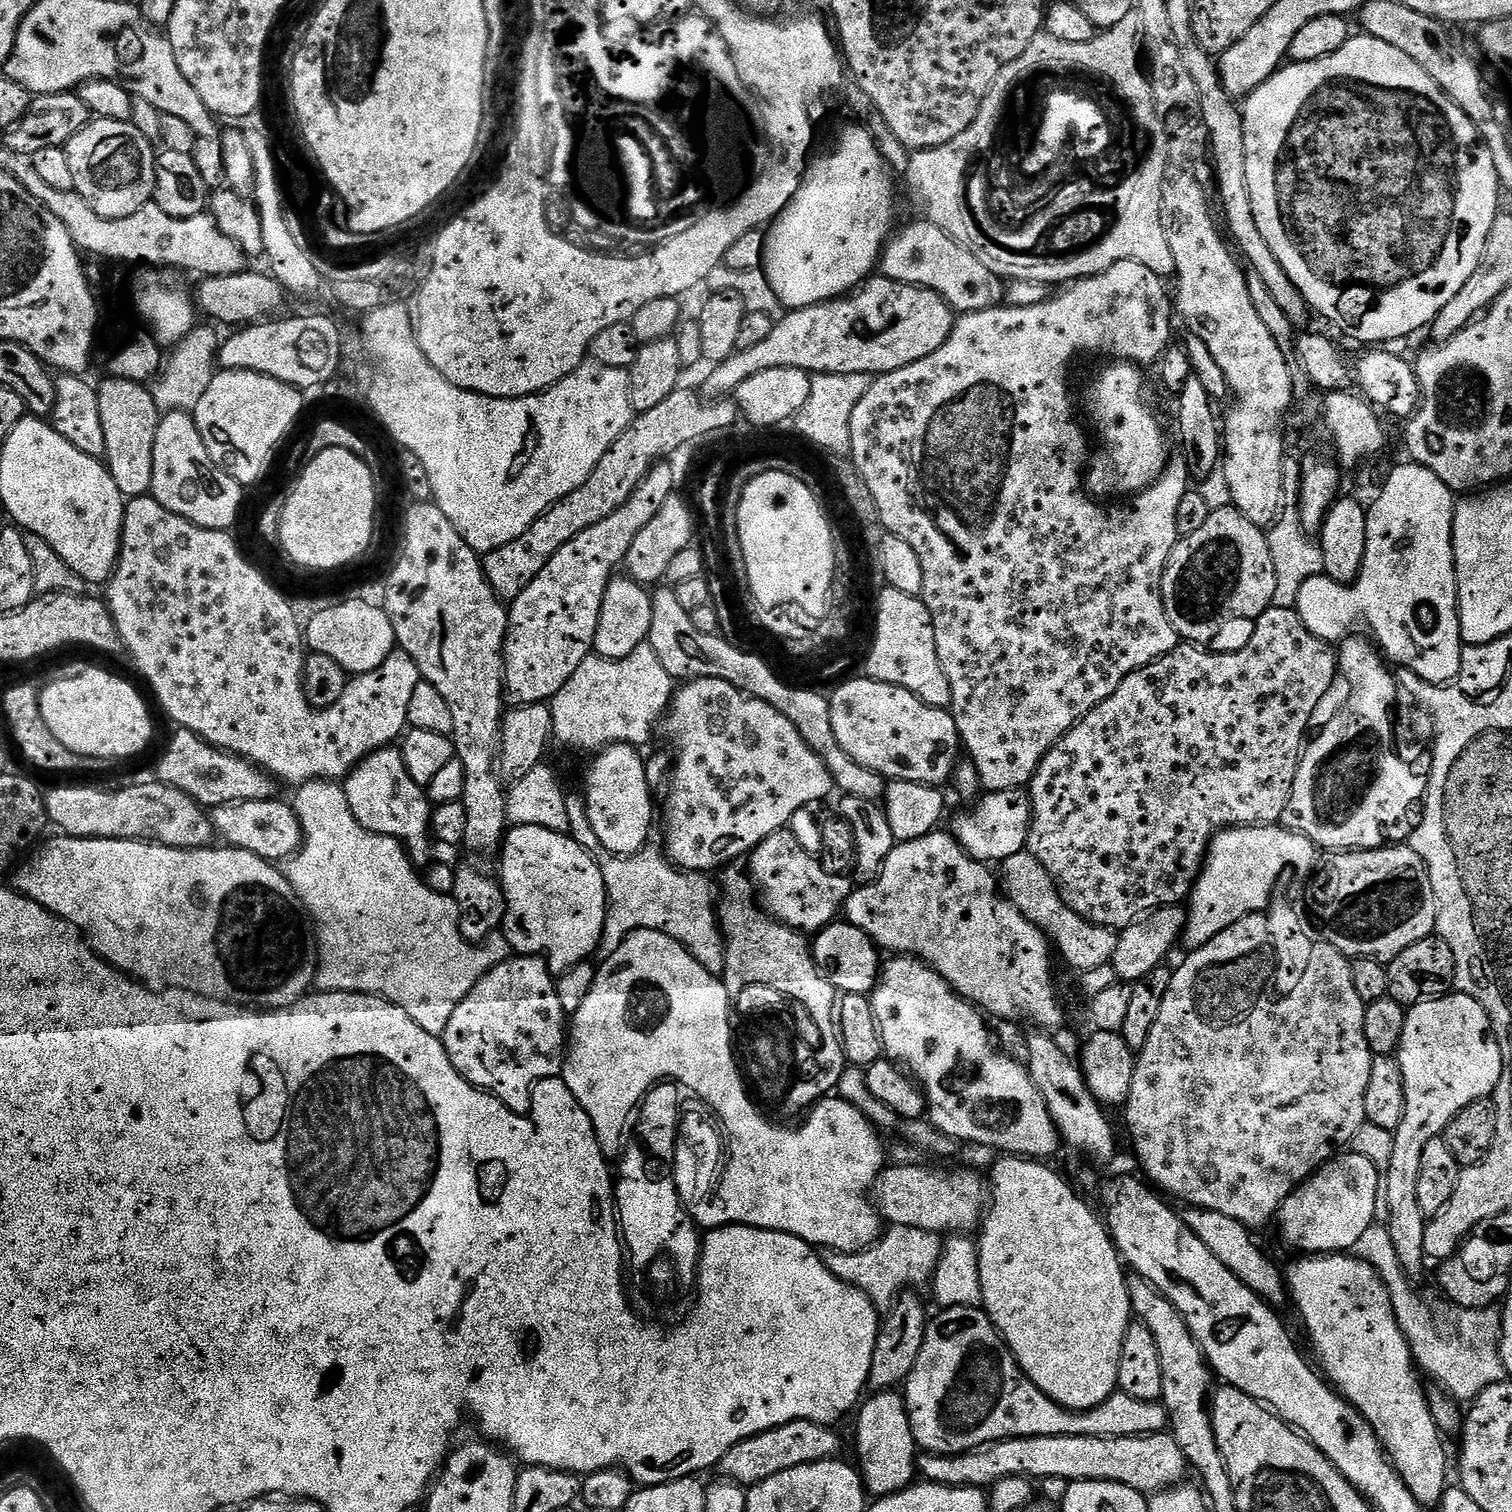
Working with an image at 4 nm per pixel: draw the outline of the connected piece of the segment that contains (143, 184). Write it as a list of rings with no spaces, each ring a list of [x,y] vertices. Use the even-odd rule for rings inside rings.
[[[93,119],[66,146],[70,158],[70,171],[74,174],[74,190],[93,210],[102,218],[126,218],[142,206],[146,206],[152,200],[152,191],[156,181],[156,157],[158,155],[153,141],[147,140],[142,134],[138,134],[128,120],[101,120]]]

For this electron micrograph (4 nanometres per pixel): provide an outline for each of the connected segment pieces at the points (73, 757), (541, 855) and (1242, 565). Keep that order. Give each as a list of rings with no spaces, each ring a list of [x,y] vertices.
[[[12,684],[4,692],[4,716],[8,719],[8,728],[12,731],[12,740],[20,747],[20,752],[36,768],[44,772],[108,772],[114,768],[113,761],[106,758],[94,758],[86,754],[74,754],[54,734],[42,718],[40,709],[40,688],[32,684]]]
[[[522,825],[520,827],[513,827],[510,832],[510,844],[511,840],[512,892],[510,888],[510,912],[513,917],[516,915],[516,920],[520,923],[520,932],[511,933],[510,936],[511,951],[521,956],[545,957],[549,968],[553,970],[567,970],[573,968],[576,964],[585,963],[591,957],[588,955],[592,951],[595,953],[599,949],[600,939],[604,936],[604,927],[606,926],[606,918],[608,917],[608,891],[606,890],[606,882],[602,878],[602,870],[596,865],[596,859],[581,844],[572,839],[571,835],[544,829],[542,826]]]
[[[1221,506],[1213,510],[1200,529],[1177,540],[1168,564],[1164,567],[1162,598],[1174,630],[1185,641],[1197,646],[1211,645],[1208,643],[1231,620],[1255,622],[1265,610],[1273,607],[1274,598],[1274,558],[1270,558],[1265,529],[1250,522],[1250,518],[1234,507]]]

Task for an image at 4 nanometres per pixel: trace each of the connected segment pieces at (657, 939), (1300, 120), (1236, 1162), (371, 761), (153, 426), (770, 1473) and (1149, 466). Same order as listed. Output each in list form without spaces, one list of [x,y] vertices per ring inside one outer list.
[[[640,928],[625,936],[614,954],[603,957],[604,965],[597,967],[586,1002],[571,1013],[562,1079],[570,1086],[574,1098],[578,1098],[582,1110],[586,1110],[602,1154],[610,1162],[619,1161],[626,1147],[624,1127],[627,1124],[629,1127],[638,1105],[657,1084],[688,1080],[692,1088],[704,1092],[720,1108],[720,1116],[728,1120],[728,1132],[732,1132],[732,1168],[728,1168],[728,1180],[720,1188],[720,1200],[716,1200],[713,1208],[704,1208],[695,1221],[701,1229],[747,1224],[749,1228],[788,1232],[817,1249],[860,1252],[869,1248],[882,1235],[882,1217],[869,1196],[886,1167],[881,1133],[862,1110],[839,1098],[824,1100],[817,1108],[815,1105],[801,1128],[771,1124],[756,1109],[757,1101],[750,1095],[734,1051],[734,1024],[732,1028],[728,1021],[730,997],[723,979],[715,980],[696,960],[699,959],[683,944],[674,942],[674,938]]]
[[[1363,34],[1353,35],[1334,54],[1317,60],[1301,60],[1283,65],[1262,86],[1258,86],[1243,101],[1244,137],[1246,138],[1246,186],[1250,190],[1250,206],[1254,206],[1254,222],[1262,230],[1274,258],[1282,262],[1282,270],[1290,274],[1290,282],[1298,286],[1309,309],[1325,316],[1340,332],[1352,340],[1361,340],[1364,346],[1384,346],[1387,340],[1400,340],[1415,332],[1427,329],[1434,318],[1466,286],[1470,274],[1478,270],[1482,250],[1486,246],[1486,234],[1494,226],[1494,218],[1501,211],[1500,179],[1494,170],[1494,158],[1480,137],[1474,122],[1448,97],[1402,50],[1394,50],[1386,42]]]
[[[1264,914],[1247,916],[1234,922],[1234,926],[1222,930],[1222,934],[1206,942],[1206,946],[1187,953],[1188,957],[1181,962],[1180,969],[1177,967],[1173,971],[1170,990],[1166,990],[1166,998],[1162,998],[1162,1010],[1158,1010],[1154,1030],[1150,1030],[1146,1046],[1137,1055],[1134,1082],[1130,1082],[1128,1101],[1122,1105],[1124,1124],[1128,1127],[1128,1136],[1132,1139],[1136,1160],[1145,1172],[1143,1175],[1149,1185],[1155,1186],[1165,1197],[1173,1196],[1168,1197],[1173,1201],[1181,1200],[1181,1205],[1218,1210],[1218,1214],[1238,1218],[1238,1222],[1242,1222],[1250,1230],[1257,1230],[1256,1228],[1270,1223],[1271,1220],[1273,1223],[1284,1199],[1323,1164],[1333,1159],[1343,1149],[1340,1148],[1343,1144],[1344,1147],[1351,1145],[1354,1134],[1358,1134],[1358,1130],[1366,1123],[1366,1086],[1370,1086],[1370,1066],[1374,1059],[1364,1033],[1366,1006],[1362,998],[1358,998],[1358,990],[1354,990],[1349,957],[1339,952],[1334,945],[1322,942],[1319,935],[1314,937],[1310,960],[1300,976],[1300,982],[1290,992],[1286,992],[1286,1000],[1278,1004],[1278,1012],[1284,1012],[1284,1004],[1288,1004],[1288,1000],[1292,1000],[1296,992],[1300,992],[1300,996],[1312,996],[1312,1000],[1302,1002],[1296,998],[1292,1002],[1292,1006],[1296,1006],[1294,1016],[1278,1016],[1278,1012],[1264,1012],[1264,1000],[1256,1000],[1256,992],[1252,992],[1252,988],[1260,988],[1260,984],[1252,984],[1252,964],[1260,960],[1260,948],[1264,948],[1264,924],[1267,921],[1268,916]]]
[[[389,746],[380,748],[377,752],[371,752],[361,764],[357,764],[348,773],[343,785],[346,802],[350,802],[350,810],[354,818],[358,818],[358,822],[366,830],[376,832],[379,836],[392,836],[407,845],[409,849],[427,846],[428,840],[430,841],[433,805],[428,799],[427,791],[421,784],[414,782],[414,778],[410,778],[399,747]]]
[[[113,376],[97,385],[99,418],[106,437],[106,467],[127,499],[147,495],[153,482],[153,446],[162,415],[151,389],[143,383]]]
[[[791,1420],[735,1444],[720,1460],[719,1471],[724,1471],[721,1473],[737,1484],[751,1486],[766,1482],[766,1478],[774,1478],[774,1474],[782,1474],[782,1470],[790,1470],[794,1466],[831,1460],[840,1448],[840,1436],[836,1430],[813,1420]]]
[[[1112,362],[1096,376],[1096,381],[1088,388],[1084,404],[1088,407],[1088,416],[1096,423],[1096,432],[1100,435],[1100,449],[1095,449],[1094,459],[1086,472],[1086,488],[1096,498],[1128,498],[1147,488],[1161,472],[1169,459],[1168,444],[1164,441],[1164,428],[1156,417],[1154,409],[1148,405],[1148,392],[1144,389],[1144,376],[1139,367],[1127,362]]]

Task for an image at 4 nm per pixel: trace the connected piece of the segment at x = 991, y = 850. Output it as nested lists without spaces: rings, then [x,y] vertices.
[[[1024,788],[989,791],[969,808],[972,808],[969,812],[958,813],[950,827],[951,835],[955,836],[969,856],[981,862],[999,862],[1010,858],[1010,854],[1027,849],[1028,828],[1032,824],[1032,801]]]

